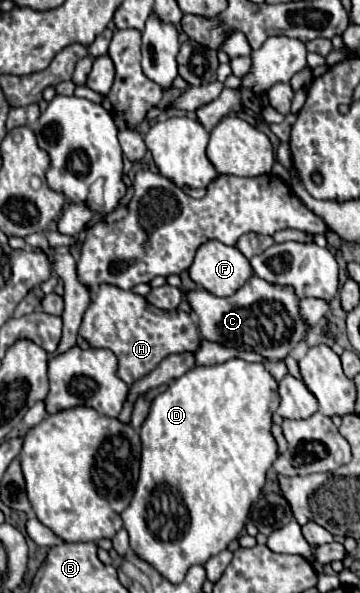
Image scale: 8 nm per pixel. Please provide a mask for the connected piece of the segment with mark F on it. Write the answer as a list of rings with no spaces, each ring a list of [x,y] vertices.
[[[209,240],[197,250],[189,274],[197,286],[211,294],[231,296],[253,276],[253,268],[235,246]]]

